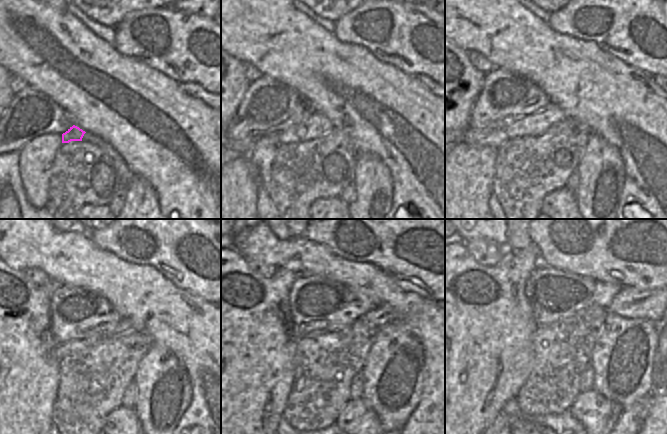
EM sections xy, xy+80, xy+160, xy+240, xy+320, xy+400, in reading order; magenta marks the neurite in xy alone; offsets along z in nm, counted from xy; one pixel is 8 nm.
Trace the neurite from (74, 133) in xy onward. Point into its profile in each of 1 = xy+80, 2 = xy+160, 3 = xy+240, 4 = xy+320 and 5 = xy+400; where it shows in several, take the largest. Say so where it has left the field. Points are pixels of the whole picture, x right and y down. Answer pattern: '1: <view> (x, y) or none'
1: xy+80 (315, 126)
2: xy+160 (534, 125)
3: xy+240 (126, 327)
4: xy+320 (384, 314)
5: xy+400 (630, 303)

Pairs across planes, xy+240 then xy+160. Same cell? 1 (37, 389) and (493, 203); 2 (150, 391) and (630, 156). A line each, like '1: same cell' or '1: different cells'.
1: different cells
2: different cells

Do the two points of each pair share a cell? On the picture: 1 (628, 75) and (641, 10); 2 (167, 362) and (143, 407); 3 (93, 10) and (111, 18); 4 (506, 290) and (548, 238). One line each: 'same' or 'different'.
1: different
2: same
3: same
4: different

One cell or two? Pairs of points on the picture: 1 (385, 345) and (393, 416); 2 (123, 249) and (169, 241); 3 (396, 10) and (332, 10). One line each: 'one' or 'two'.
1: one
2: one
3: two

